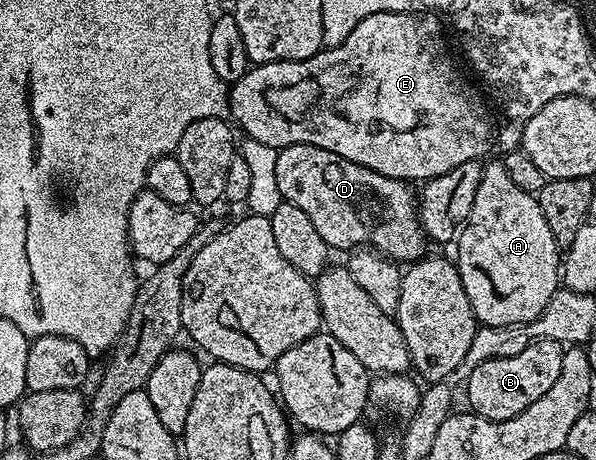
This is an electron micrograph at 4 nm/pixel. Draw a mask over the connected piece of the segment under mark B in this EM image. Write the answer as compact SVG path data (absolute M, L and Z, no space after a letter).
M534 340L516 351L514 358L494 358L482 362L482 366L474 366L466 382L467 407L487 420L505 420L522 414L530 402L538 402L554 386L562 370L564 349L560 340Z

